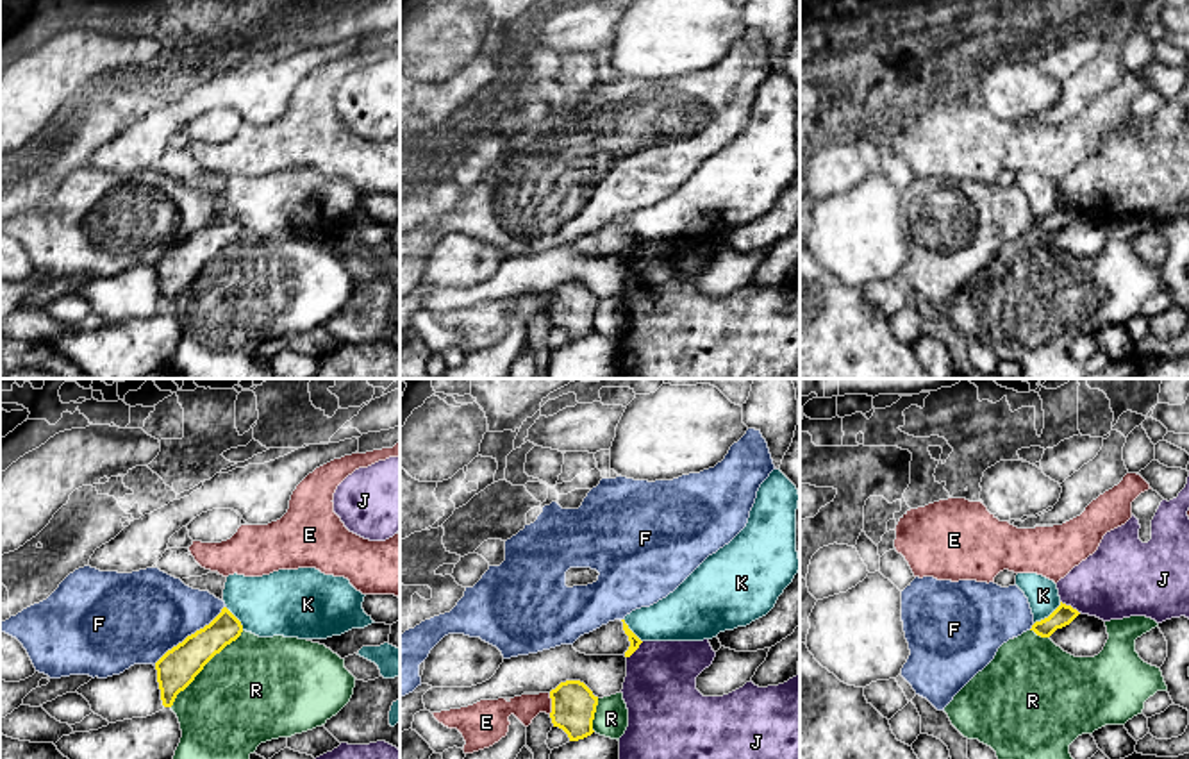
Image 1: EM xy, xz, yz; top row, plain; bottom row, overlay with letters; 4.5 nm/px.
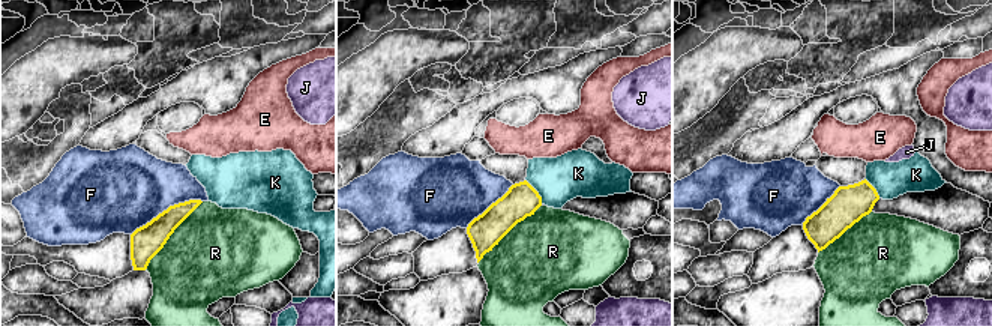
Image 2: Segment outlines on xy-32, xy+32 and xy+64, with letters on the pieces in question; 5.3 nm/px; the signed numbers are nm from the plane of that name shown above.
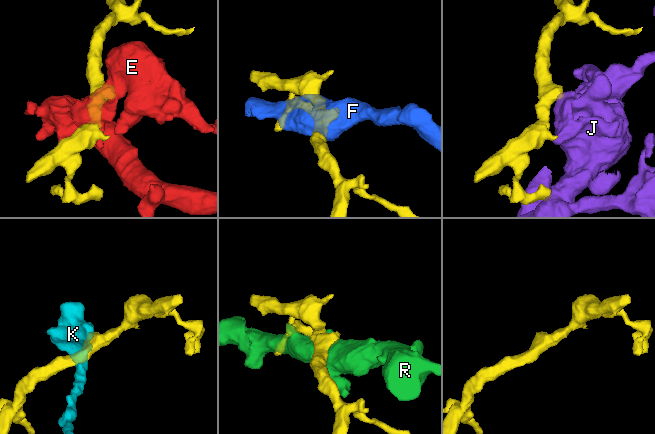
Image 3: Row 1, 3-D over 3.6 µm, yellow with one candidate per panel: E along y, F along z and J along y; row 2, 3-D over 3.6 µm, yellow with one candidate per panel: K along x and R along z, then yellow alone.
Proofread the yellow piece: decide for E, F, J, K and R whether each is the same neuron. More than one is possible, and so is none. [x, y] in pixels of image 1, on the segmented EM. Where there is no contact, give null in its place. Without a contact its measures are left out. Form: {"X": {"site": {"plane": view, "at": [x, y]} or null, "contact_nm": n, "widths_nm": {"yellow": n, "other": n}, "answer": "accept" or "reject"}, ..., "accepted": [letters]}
{"E": {"site": {"plane": "xz", "at": [552, 704]}, "contact_nm": 100, "widths_nm": {"yellow": 200, "other": 120}, "answer": "reject"}, "F": {"site": {"plane": "xy", "at": [191, 634]}, "contact_nm": 420, "widths_nm": {"yellow": 180, "other": 400}, "answer": "reject"}, "J": {"site": {"plane": "yz", "at": [1070, 606]}, "contact_nm": 110, "widths_nm": {"yellow": 90, "other": 340}, "answer": "reject"}, "K": {"site": {"plane": "yz", "at": [1048, 617]}, "contact_nm": 160, "widths_nm": {"yellow": 90, "other": 140}, "answer": "reject"}, "R": {"site": {"plane": "xy", "at": [204, 665]}, "contact_nm": 480, "widths_nm": {"yellow": 180, "other": 460}, "answer": "reject"}, "accepted": []}

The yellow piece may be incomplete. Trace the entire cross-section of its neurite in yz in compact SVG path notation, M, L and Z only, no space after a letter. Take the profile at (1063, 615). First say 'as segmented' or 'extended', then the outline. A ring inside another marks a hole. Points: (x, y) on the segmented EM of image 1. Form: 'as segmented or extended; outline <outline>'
as segmented; outline M1060 605L1044 620L1035 621L1030 630L1041 638L1050 638L1057 629L1069 625L1080 613L1071 605Z

